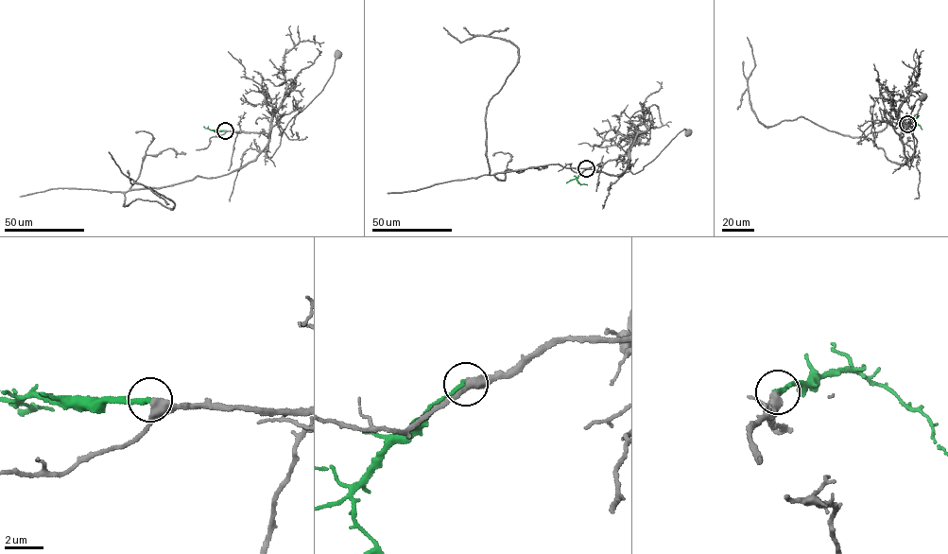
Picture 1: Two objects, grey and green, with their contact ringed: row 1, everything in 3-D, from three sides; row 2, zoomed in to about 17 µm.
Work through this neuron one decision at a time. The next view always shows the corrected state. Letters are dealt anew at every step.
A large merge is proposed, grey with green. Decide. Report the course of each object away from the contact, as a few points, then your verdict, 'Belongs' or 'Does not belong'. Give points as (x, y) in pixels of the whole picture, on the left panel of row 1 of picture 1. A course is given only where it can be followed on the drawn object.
Course of grey: (225, 130), (266, 132), (267, 156), (270, 158), (287, 123), (319, 93), (337, 55). Course of green: (225, 130), (214, 130), (223, 131). Belongs

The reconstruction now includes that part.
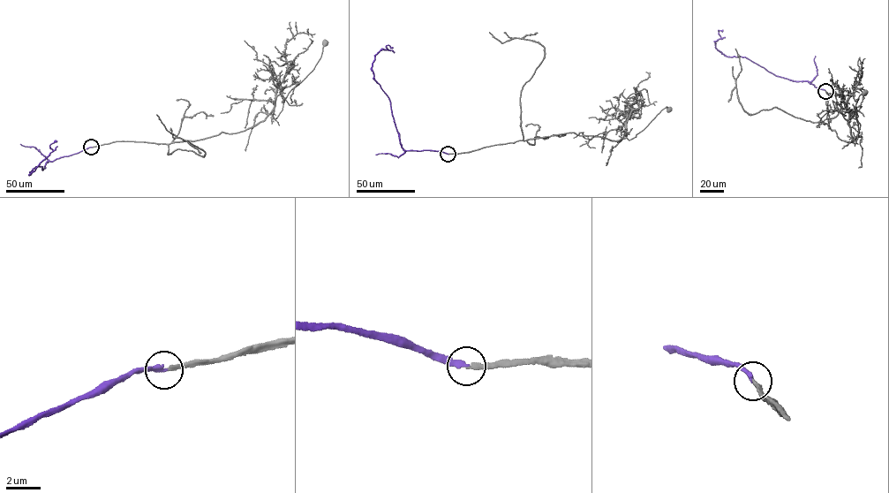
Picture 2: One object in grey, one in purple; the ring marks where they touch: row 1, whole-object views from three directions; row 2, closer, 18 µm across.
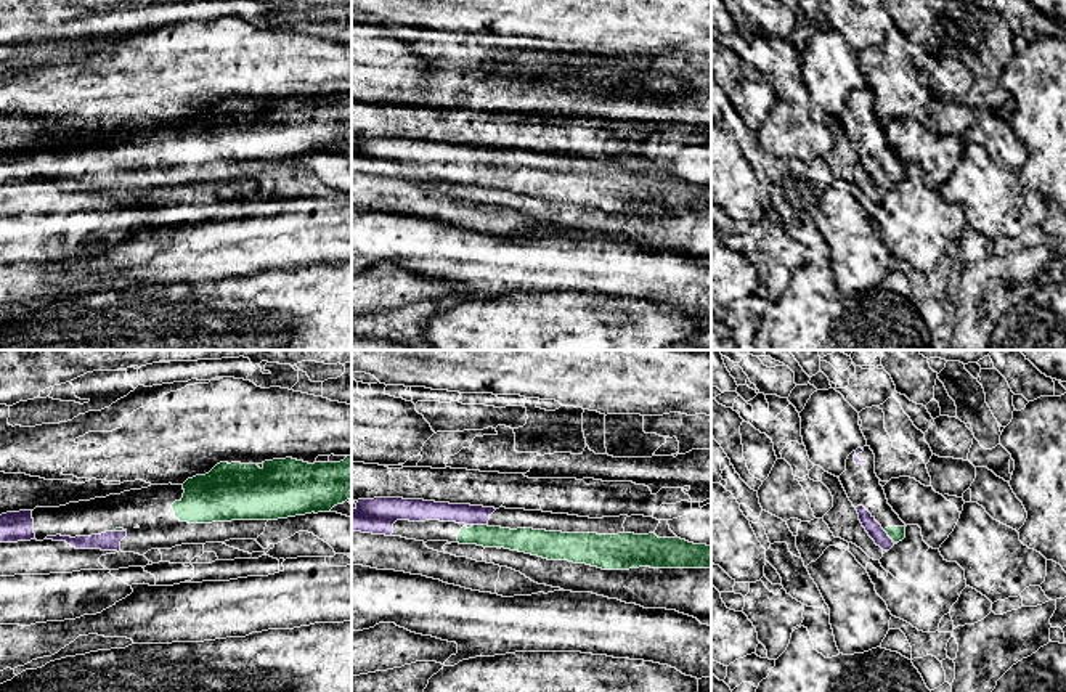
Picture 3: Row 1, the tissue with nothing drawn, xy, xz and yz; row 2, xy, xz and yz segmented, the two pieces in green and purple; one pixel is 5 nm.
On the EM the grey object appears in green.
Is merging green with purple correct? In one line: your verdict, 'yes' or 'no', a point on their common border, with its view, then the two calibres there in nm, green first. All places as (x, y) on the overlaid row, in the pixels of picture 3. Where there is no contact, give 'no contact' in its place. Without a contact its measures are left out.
yes | xz (479, 525) | 130/100 nm

